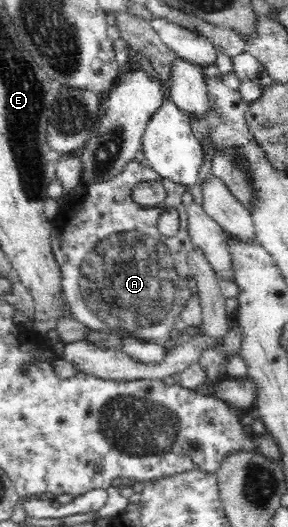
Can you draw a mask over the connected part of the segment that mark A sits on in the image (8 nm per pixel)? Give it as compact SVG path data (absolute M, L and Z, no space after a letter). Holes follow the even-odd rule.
M138 157L129 162L125 171L117 178L109 182L91 183L87 189L87 194L81 200L69 198L68 203L60 207L59 214L51 221L52 253L60 267L64 310L68 312L68 316L85 324L89 330L127 334L161 346L170 339L169 334L174 323L192 296L188 286L190 267L187 258L194 245L188 234L188 207L181 201L186 187L171 179L164 179L148 166L145 158ZM143 181L161 182L166 188L165 200L159 206L145 208L133 200L133 188ZM169 207L177 208L180 213L180 228L175 236L161 235L157 229L159 217Z

